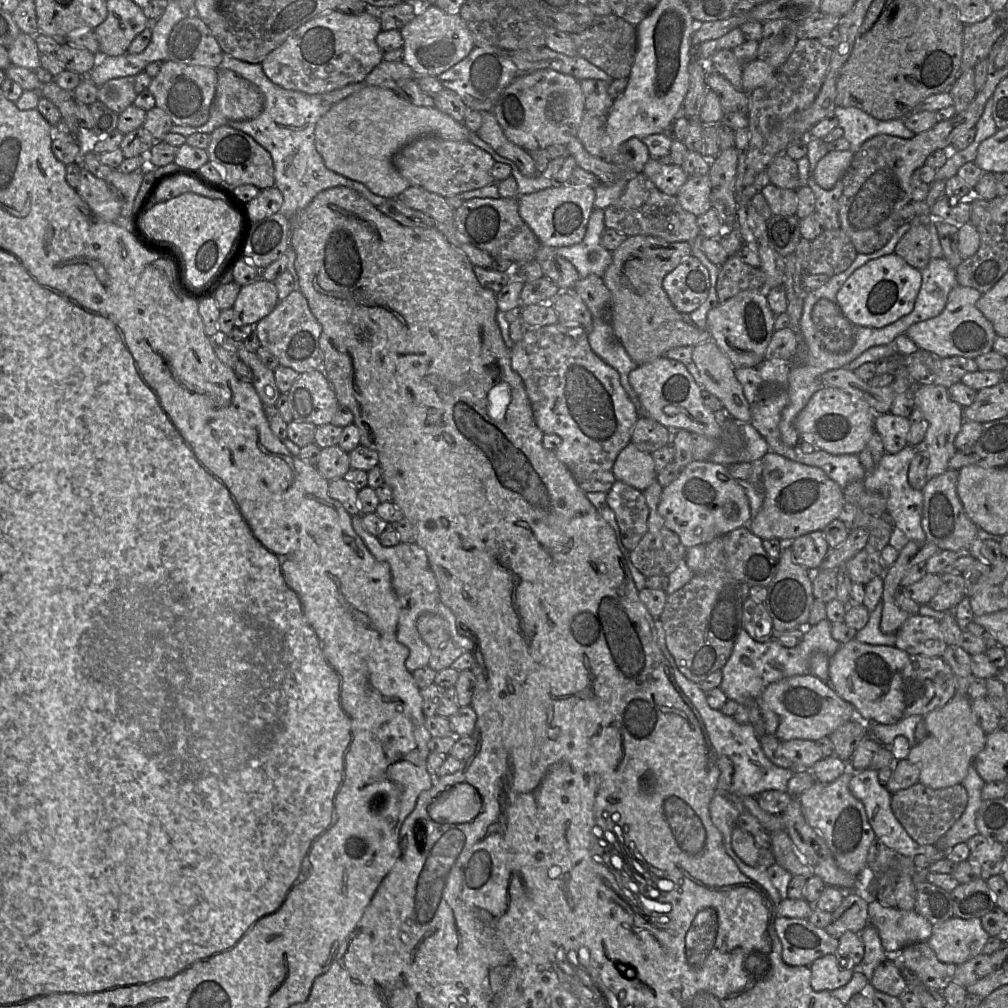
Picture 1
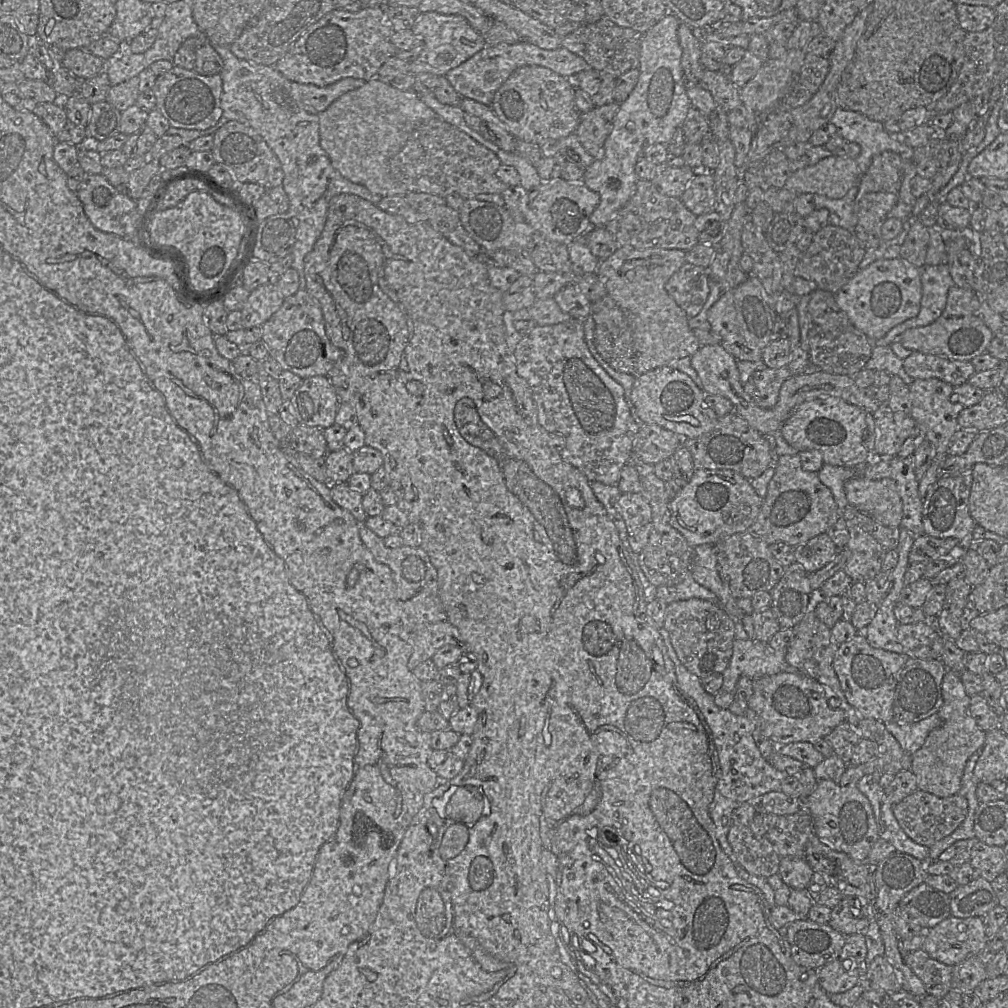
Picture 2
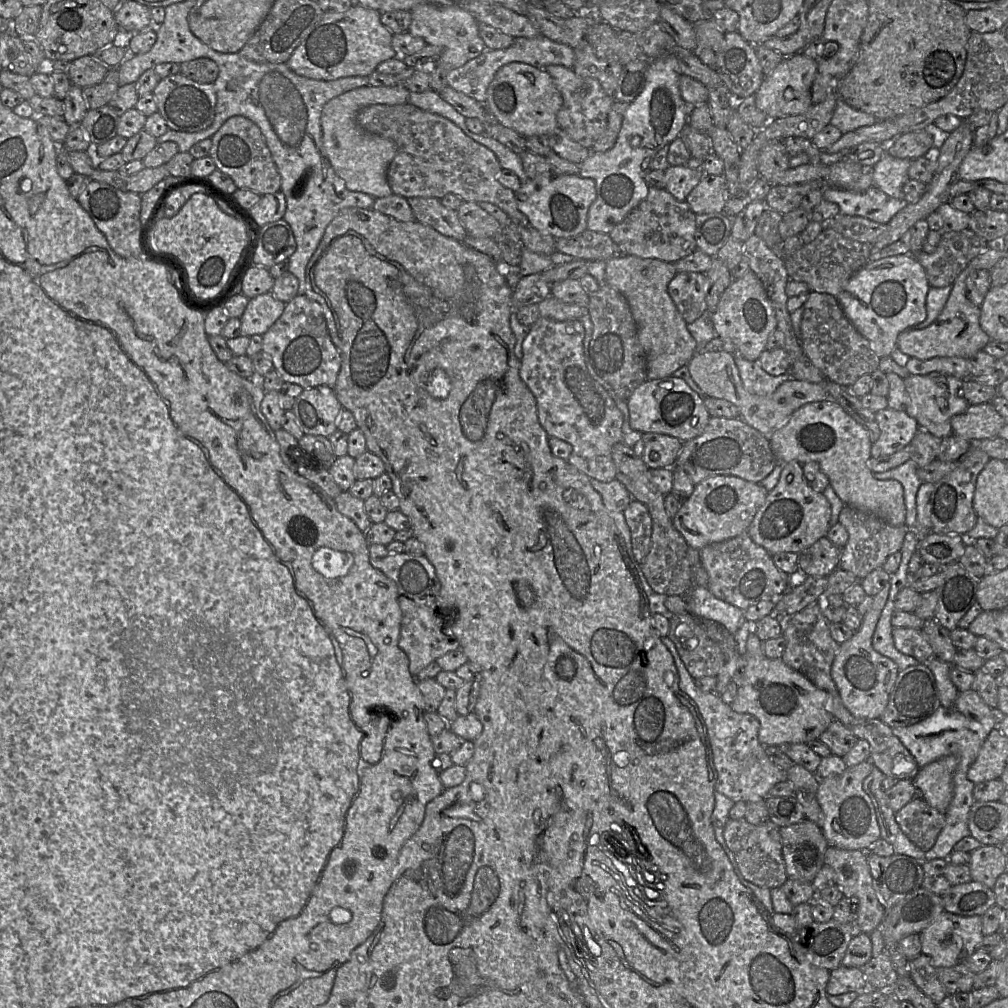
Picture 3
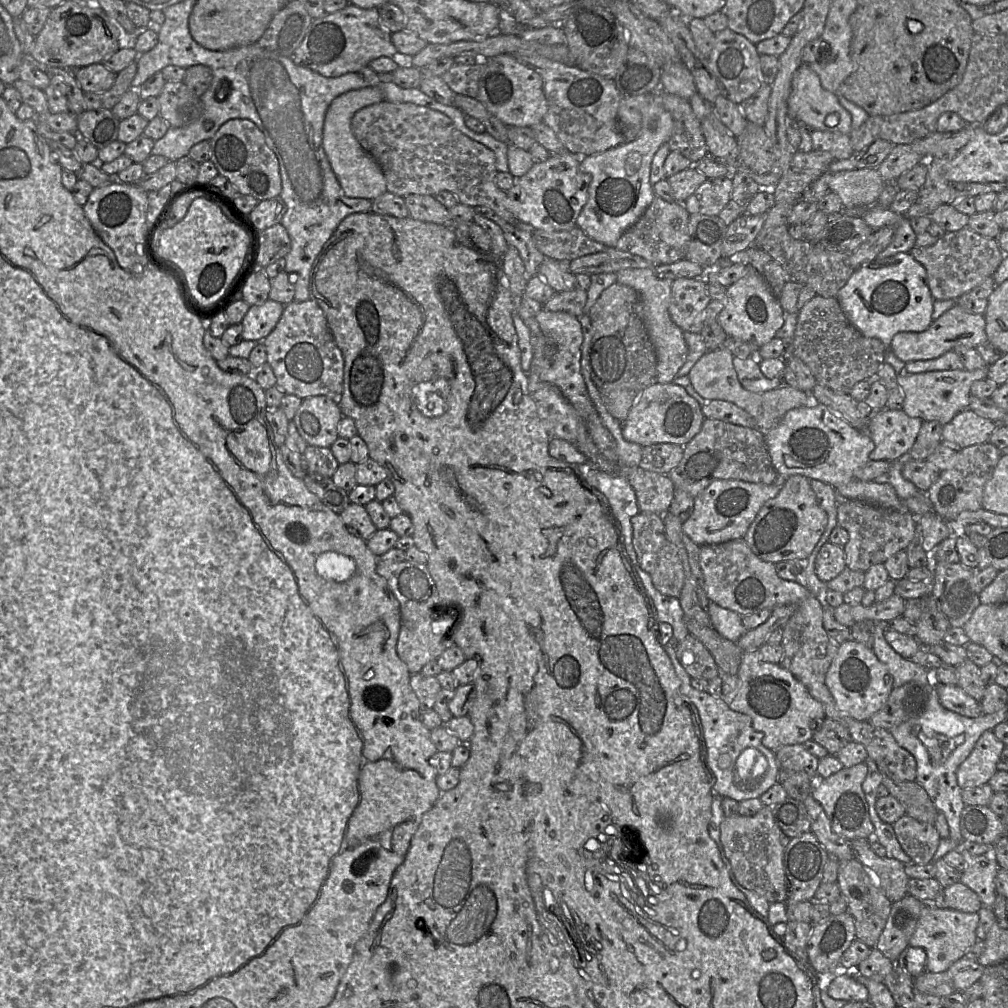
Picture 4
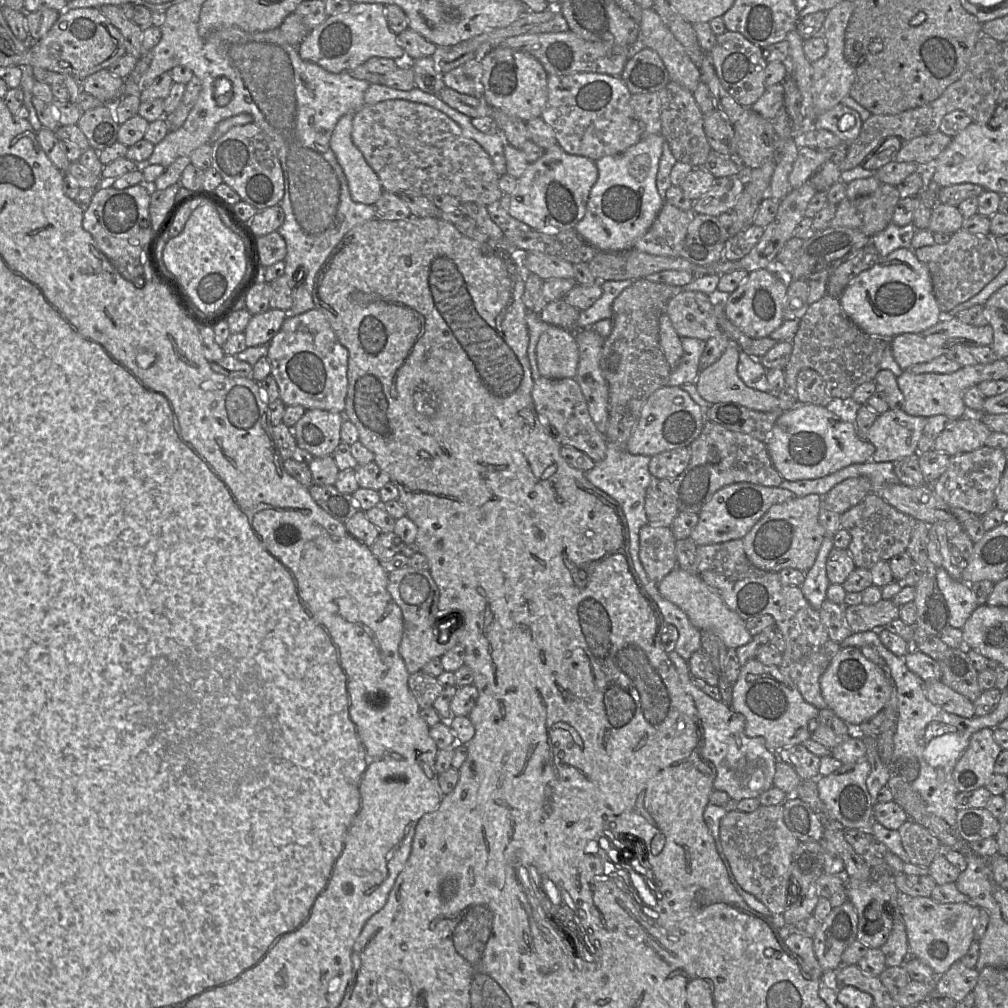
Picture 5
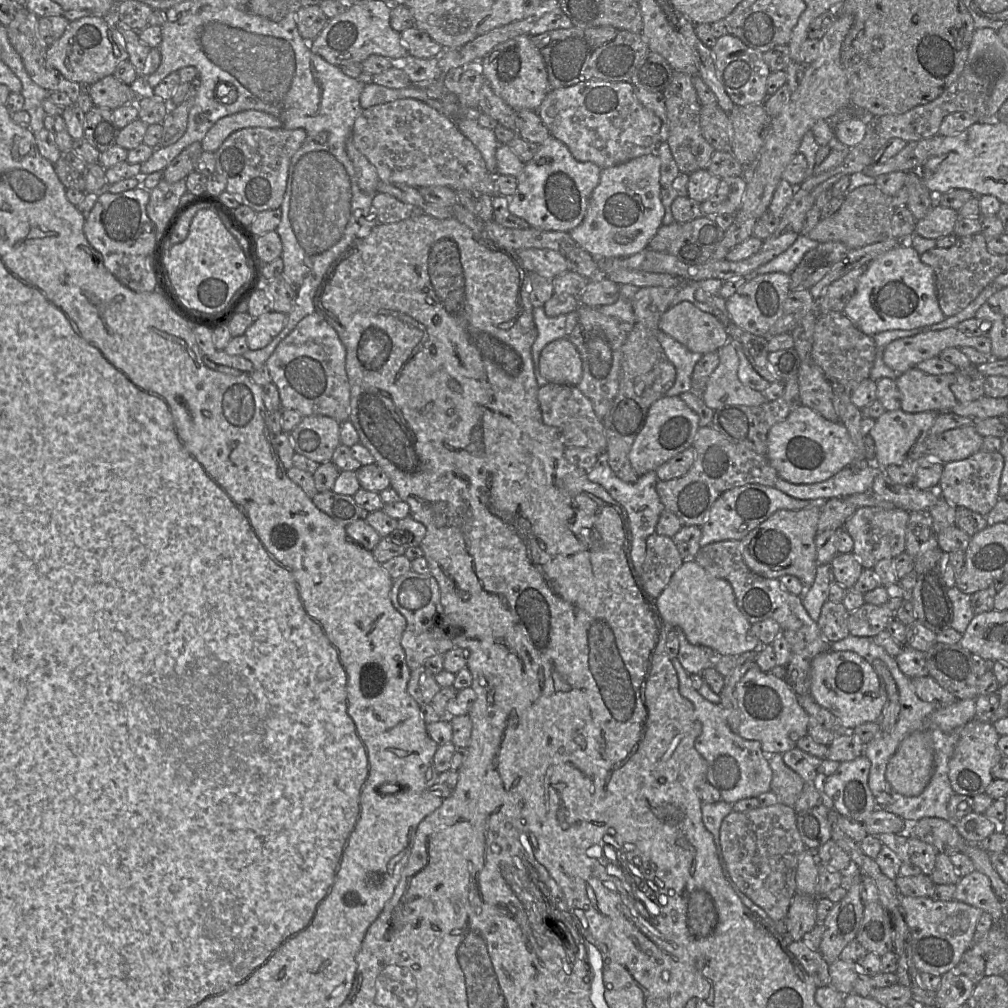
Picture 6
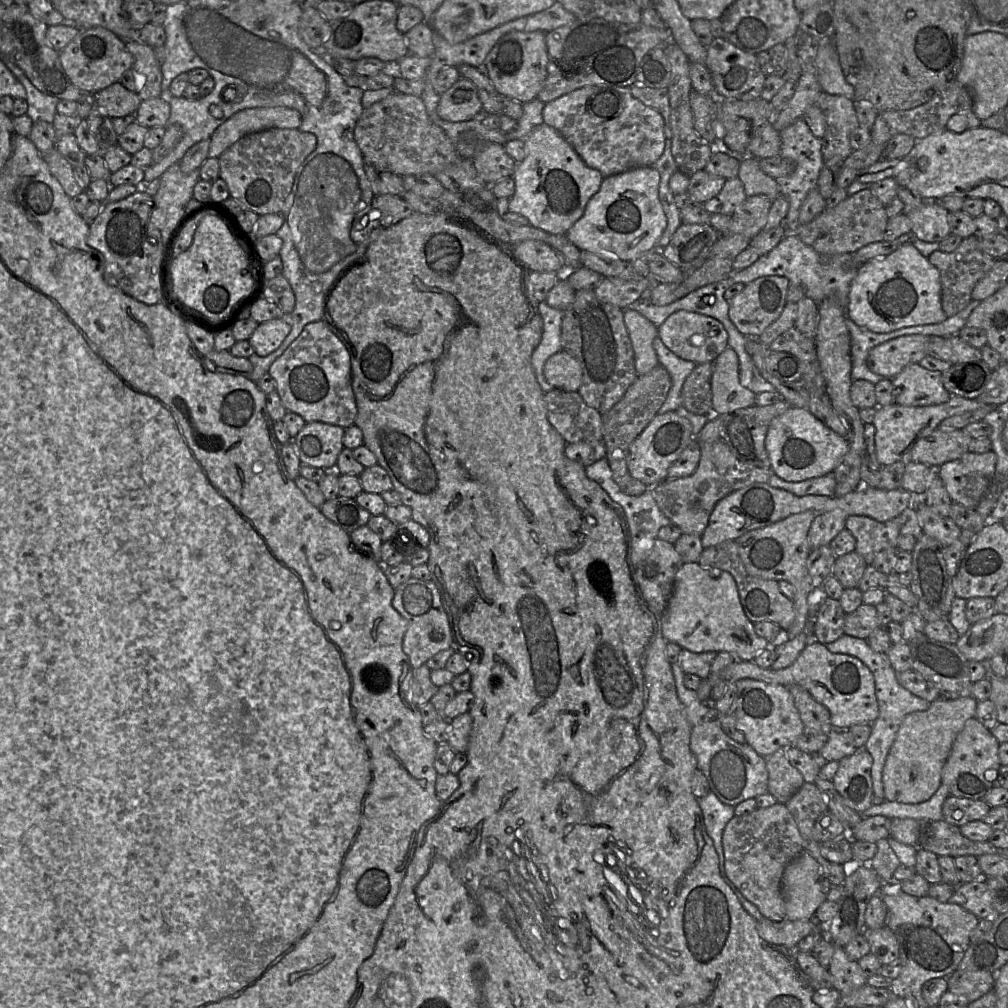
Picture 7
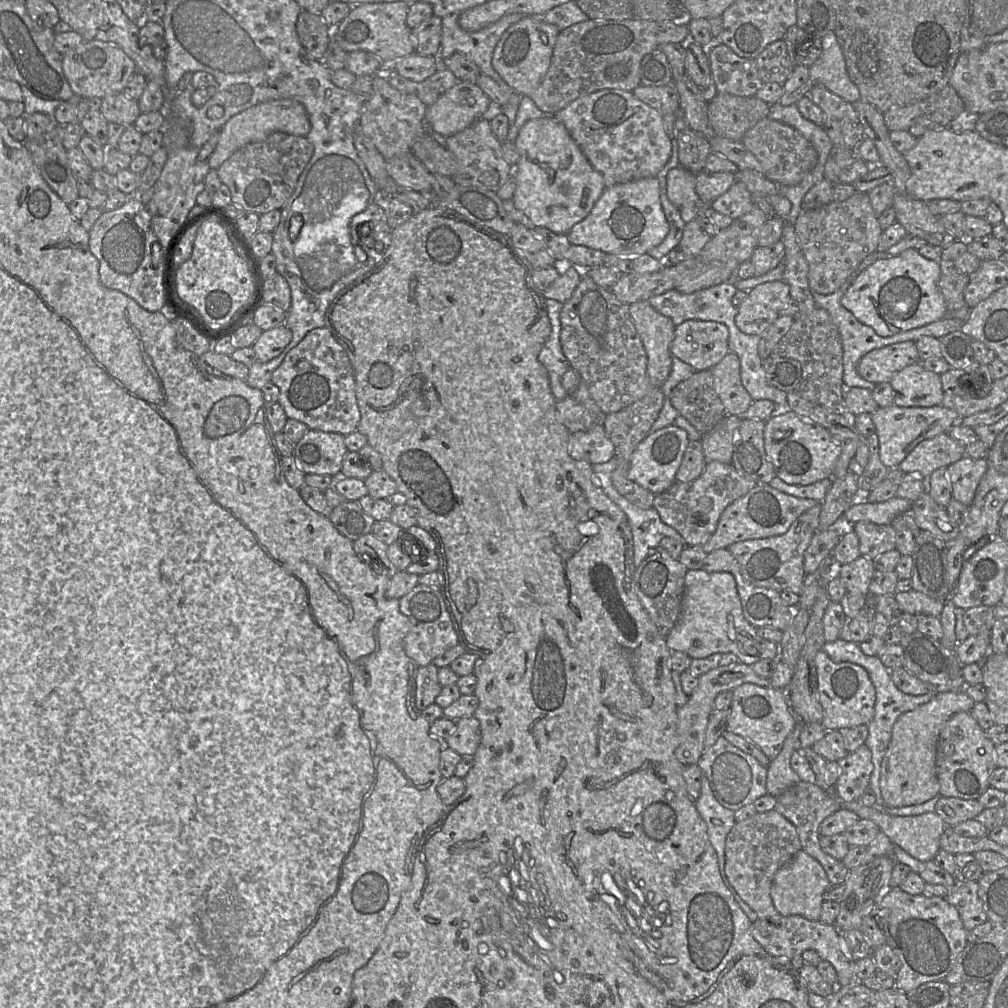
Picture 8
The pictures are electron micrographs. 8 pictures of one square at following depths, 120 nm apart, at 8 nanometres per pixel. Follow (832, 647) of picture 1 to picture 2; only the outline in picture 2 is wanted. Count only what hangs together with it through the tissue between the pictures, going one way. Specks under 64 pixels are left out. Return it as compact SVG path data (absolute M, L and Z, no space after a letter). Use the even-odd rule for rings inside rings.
M736 625L736 639L732 646L729 661L722 671L722 690L733 691L741 676L751 676L758 680L767 675L783 673L786 671L796 671L787 659L787 649L775 648L768 642L761 642L747 634L738 635Z

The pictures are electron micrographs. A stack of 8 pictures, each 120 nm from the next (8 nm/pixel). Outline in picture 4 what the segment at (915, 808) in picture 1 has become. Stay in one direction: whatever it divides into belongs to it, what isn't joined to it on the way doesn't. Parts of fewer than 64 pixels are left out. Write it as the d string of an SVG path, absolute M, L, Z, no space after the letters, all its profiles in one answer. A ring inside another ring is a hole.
M905 814L892 826L902 849L912 863L926 865L933 862L941 839L934 825L920 822Z

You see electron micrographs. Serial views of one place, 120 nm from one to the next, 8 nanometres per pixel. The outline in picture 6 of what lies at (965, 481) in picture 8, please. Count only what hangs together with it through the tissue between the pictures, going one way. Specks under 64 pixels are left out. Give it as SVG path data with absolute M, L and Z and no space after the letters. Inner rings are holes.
M980 450L964 460L945 463L937 491L956 508L964 507L986 516L1000 498L999 487L1003 467L1004 458L999 452Z

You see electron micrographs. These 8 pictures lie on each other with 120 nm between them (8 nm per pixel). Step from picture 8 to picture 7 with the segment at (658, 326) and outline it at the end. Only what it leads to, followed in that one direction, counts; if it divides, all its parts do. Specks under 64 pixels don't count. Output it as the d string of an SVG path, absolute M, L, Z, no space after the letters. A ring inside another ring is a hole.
M629 308L624 309L623 315L634 351L635 370L639 376L644 375L659 364L653 347L658 328L640 313Z

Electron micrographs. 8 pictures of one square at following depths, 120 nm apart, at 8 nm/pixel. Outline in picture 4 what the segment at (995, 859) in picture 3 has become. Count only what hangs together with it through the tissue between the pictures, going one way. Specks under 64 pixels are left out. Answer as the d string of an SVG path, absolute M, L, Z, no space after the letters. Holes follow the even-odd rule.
M961 850L966 862L960 882L973 890L984 907L993 908L996 900L996 875L999 866L992 854L974 855Z

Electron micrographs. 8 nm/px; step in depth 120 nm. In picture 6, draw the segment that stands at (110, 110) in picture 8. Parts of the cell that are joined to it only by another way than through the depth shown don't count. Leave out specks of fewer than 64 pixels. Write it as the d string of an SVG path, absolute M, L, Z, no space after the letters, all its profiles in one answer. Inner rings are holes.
M114 75L106 76L85 88L94 106L109 110L136 102L138 99L138 88L121 82Z

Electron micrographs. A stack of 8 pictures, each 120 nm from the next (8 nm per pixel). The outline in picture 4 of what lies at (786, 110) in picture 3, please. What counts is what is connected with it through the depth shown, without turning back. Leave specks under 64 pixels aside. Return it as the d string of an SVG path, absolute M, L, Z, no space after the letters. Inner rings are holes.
M801 64L795 72L788 97L788 114L809 130L838 132L849 135L852 131L850 113L841 106L837 94L824 89L812 65Z

